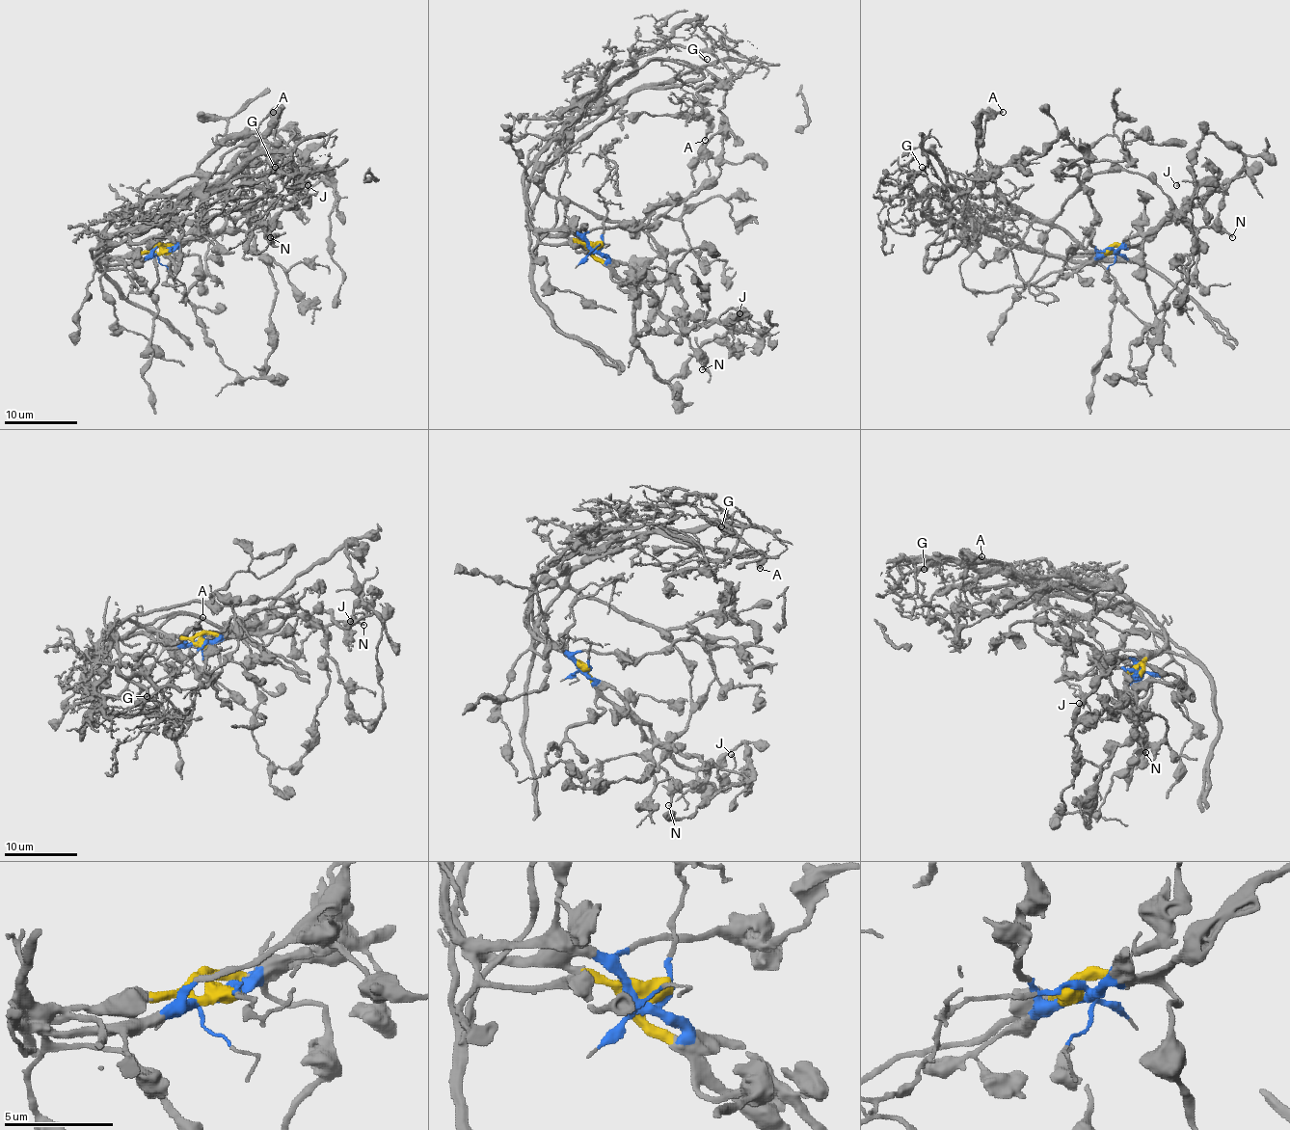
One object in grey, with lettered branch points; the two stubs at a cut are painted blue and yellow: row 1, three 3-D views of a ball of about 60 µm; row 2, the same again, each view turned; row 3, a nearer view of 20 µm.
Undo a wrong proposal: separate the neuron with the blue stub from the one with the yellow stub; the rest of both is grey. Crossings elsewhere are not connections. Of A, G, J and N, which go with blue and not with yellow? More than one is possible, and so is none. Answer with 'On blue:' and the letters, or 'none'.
On blue: J, N

